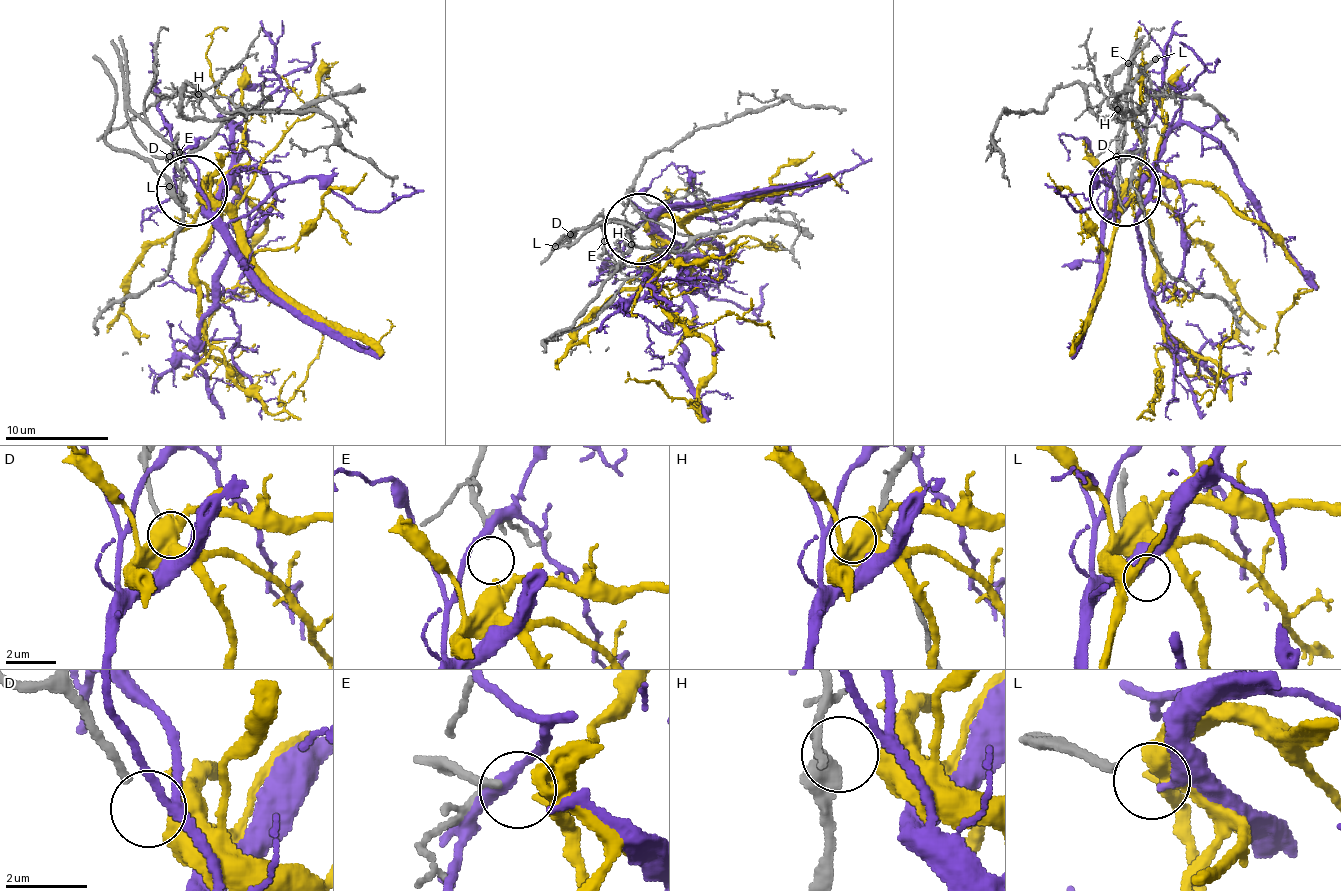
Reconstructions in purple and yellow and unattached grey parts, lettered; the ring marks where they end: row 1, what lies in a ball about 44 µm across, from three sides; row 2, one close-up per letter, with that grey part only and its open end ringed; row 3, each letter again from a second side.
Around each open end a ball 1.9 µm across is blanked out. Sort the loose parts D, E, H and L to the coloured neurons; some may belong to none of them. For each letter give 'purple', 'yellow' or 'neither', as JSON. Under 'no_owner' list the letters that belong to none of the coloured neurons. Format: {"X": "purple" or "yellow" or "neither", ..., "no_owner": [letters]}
{"D": "purple", "E": "yellow", "H": "neither", "L": "neither", "no_owner": ["H", "L"]}

